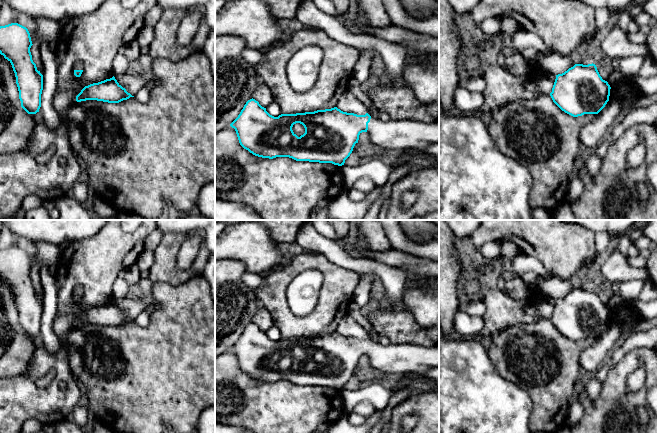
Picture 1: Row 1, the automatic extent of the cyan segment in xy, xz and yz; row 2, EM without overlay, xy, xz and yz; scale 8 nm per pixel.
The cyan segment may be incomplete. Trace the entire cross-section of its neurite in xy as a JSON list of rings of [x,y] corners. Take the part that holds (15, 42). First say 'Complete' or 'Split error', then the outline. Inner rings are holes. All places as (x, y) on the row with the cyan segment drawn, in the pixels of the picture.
Complete. [[[18,23],[0,26],[0,54],[13,68],[21,107],[36,114],[41,107],[43,75],[32,60],[32,41],[28,29]]]

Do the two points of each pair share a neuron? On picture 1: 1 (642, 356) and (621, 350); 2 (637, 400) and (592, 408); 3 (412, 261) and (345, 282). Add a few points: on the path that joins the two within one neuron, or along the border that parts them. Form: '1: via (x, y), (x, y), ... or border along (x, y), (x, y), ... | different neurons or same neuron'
1: border along (646, 346), (629, 350), (611, 368) | different neurons
2: via (626, 403), (616, 408), (603, 408) | same neuron
3: border along (360, 274), (352, 299) | different neurons

